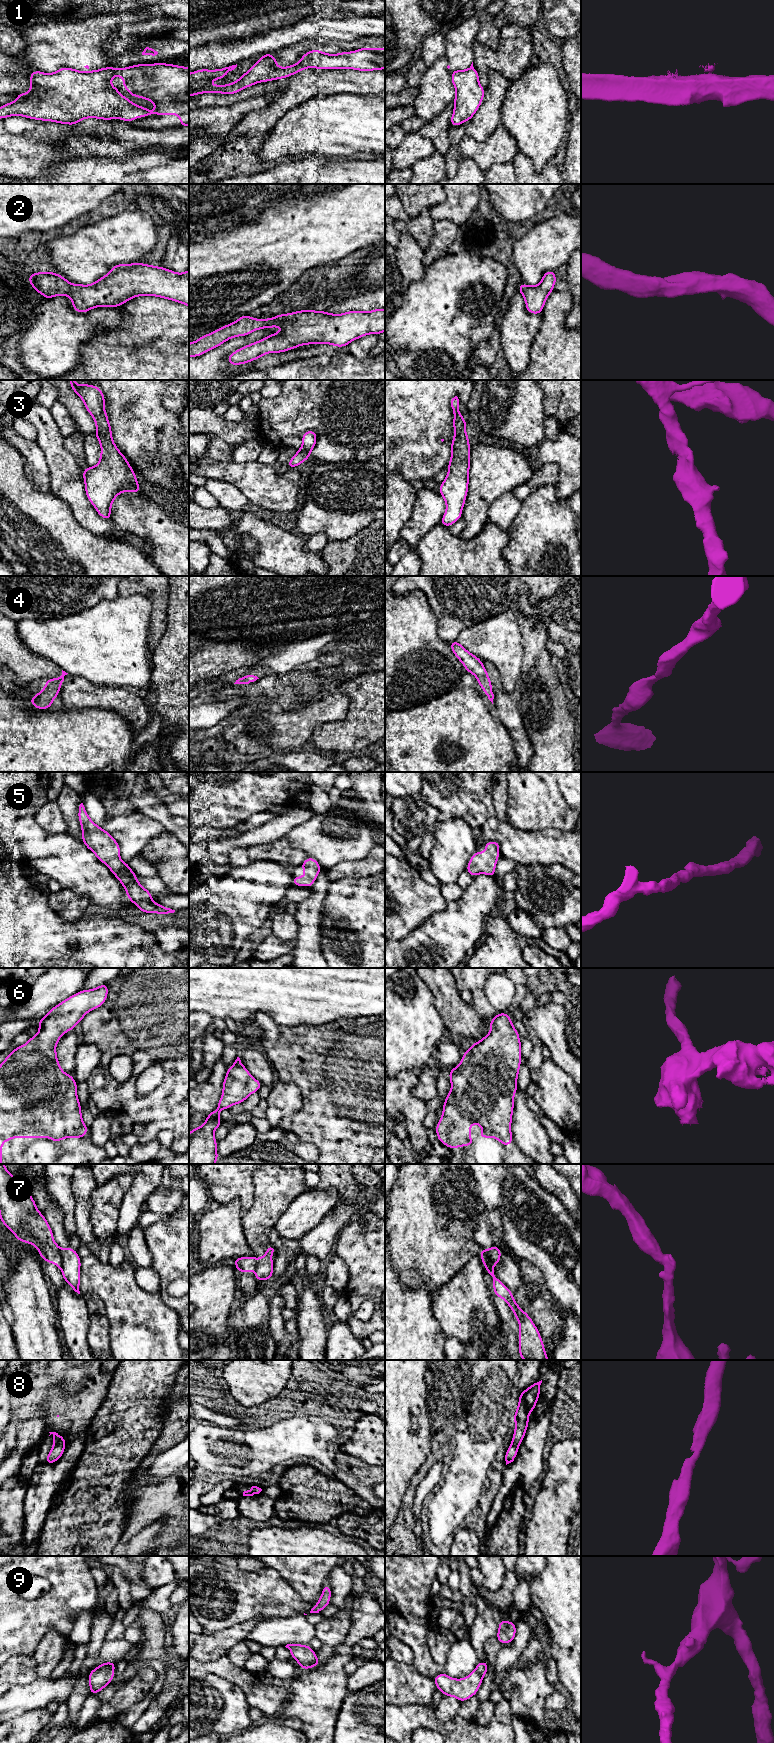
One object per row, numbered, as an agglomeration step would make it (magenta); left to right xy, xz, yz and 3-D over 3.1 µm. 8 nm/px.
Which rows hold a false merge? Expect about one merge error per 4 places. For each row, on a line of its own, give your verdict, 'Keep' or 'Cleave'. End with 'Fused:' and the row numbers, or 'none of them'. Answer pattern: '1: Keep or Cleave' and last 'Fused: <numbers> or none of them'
1: Cleave
2: Keep
3: Keep
4: Keep
5: Keep
6: Keep
7: Cleave
8: Keep
9: Keep
Fused: 1, 7

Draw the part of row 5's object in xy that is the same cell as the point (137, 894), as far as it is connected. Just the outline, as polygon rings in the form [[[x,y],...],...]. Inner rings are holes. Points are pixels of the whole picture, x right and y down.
[[[83,803],[80,804],[78,809],[78,818],[80,821],[82,829],[82,839],[81,841],[86,845],[86,847],[91,850],[100,862],[103,862],[110,871],[115,875],[115,877],[123,885],[128,900],[134,903],[143,913],[156,913],[156,914],[168,914],[174,913],[175,910],[167,908],[165,906],[159,905],[154,902],[151,898],[151,892],[146,890],[137,880],[137,876],[130,868],[130,866],[122,861],[119,857],[120,846],[117,841],[112,837],[112,835],[96,825],[88,816]]]

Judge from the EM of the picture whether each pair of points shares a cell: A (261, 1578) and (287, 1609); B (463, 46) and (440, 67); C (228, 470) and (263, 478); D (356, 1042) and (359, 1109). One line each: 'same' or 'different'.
A: same
B: different
C: same
D: same

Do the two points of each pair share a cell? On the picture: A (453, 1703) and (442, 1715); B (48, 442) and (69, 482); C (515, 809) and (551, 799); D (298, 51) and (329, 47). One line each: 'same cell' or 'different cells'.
A: same cell
B: same cell
C: same cell
D: same cell

